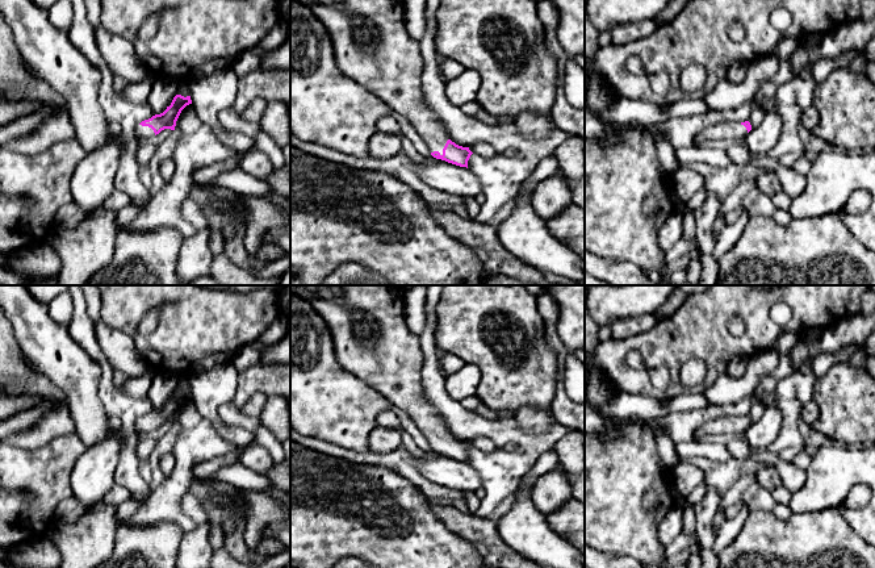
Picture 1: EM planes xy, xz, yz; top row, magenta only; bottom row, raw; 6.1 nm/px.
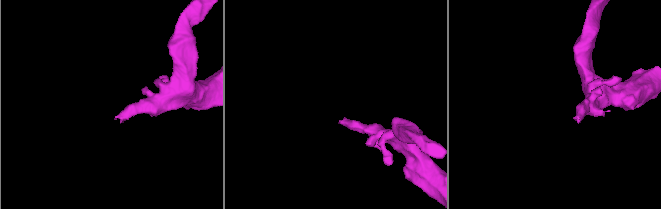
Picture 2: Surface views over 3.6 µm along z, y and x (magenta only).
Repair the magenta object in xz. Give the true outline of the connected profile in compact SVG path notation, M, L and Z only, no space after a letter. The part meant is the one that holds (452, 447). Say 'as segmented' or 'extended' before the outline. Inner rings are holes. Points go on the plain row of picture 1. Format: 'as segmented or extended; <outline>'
extended; M290 285L290 292L306 300L331 330L338 363L403 409L428 438L431 450L466 462L469 442L452 437L423 392L419 338L406 325L402 285Z

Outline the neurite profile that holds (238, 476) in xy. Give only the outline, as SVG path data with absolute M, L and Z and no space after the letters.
M242 463L221 468L205 483L208 483L210 486L226 484L239 490L273 490L273 484L265 475L256 473L246 468Z

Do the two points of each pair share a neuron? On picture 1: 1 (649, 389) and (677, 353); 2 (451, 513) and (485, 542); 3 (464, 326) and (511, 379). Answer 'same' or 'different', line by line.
1: same
2: same
3: same

